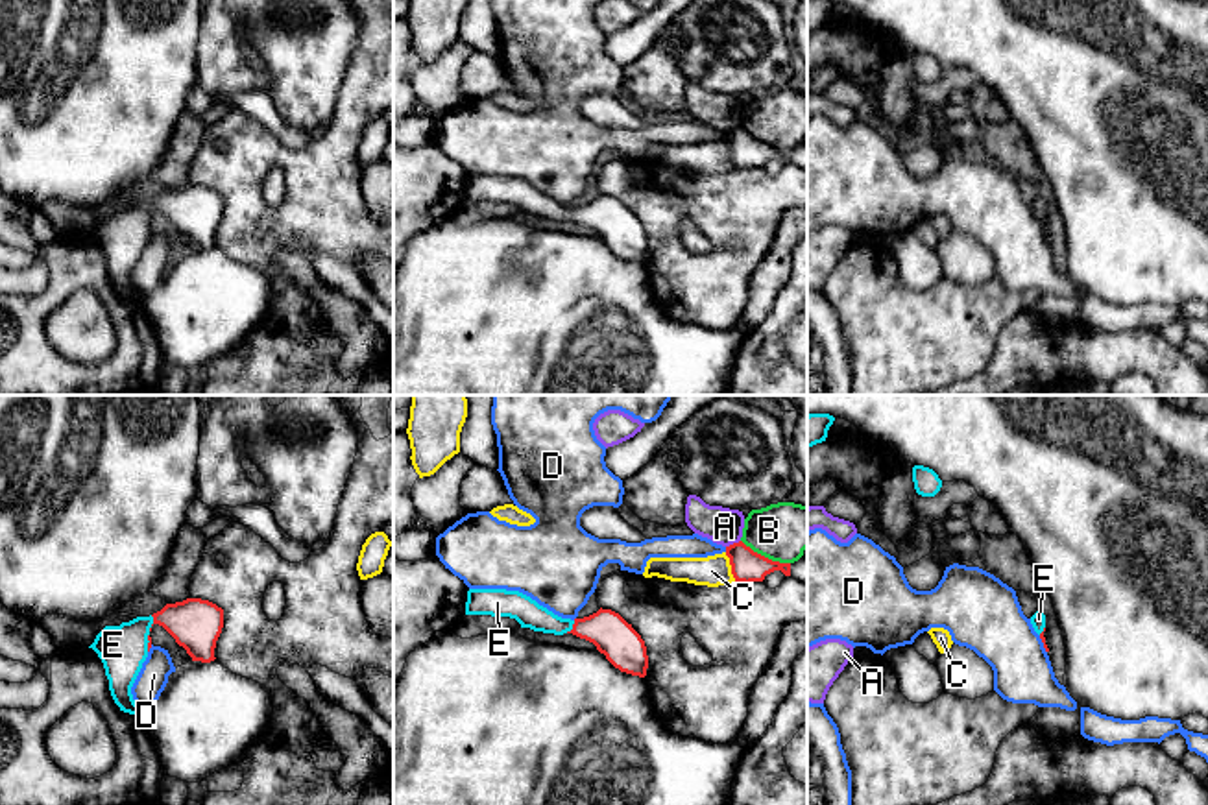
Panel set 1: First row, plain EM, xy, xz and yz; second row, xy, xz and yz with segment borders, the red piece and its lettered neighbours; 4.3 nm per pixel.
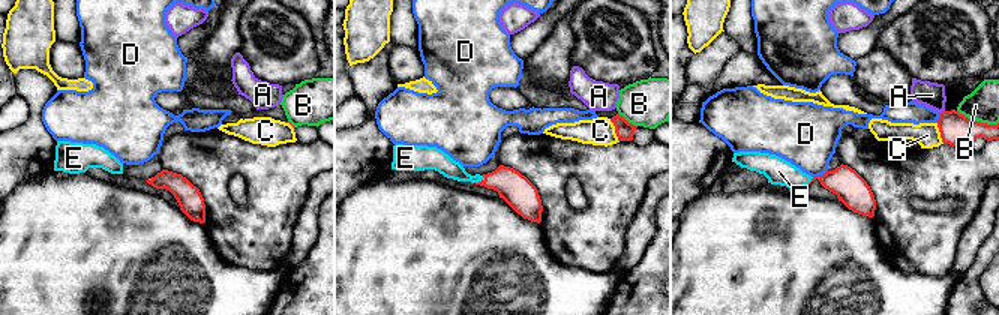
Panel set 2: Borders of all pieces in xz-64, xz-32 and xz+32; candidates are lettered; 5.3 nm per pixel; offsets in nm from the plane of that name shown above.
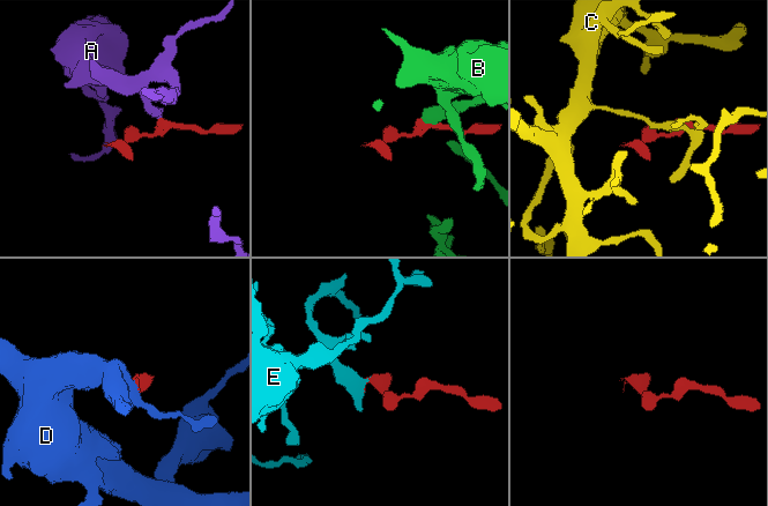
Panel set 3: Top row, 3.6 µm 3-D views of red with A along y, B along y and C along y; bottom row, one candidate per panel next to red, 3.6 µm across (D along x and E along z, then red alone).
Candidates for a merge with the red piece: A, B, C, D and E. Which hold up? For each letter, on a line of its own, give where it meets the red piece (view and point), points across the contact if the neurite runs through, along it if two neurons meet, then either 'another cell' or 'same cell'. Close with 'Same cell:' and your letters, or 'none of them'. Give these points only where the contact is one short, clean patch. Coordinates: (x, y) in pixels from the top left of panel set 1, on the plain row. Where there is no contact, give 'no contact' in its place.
A: contact xz (734, 130); border xz (739, 126), (726, 133); another cell
B: contact xz (763, 143); border xz (741, 126), (754, 137), (789, 150); another cell
C: contact xz (732, 154); border xz (724, 139), (736, 167); another cell
D: contact xz (726, 135); another cell
E: contact xy (154, 209); way xy (196, 211), (187, 207), (154, 209), (122, 235); same cell
Same cell: E

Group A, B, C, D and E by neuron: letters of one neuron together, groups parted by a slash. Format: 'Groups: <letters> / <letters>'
Groups: A / B / C / D / E

